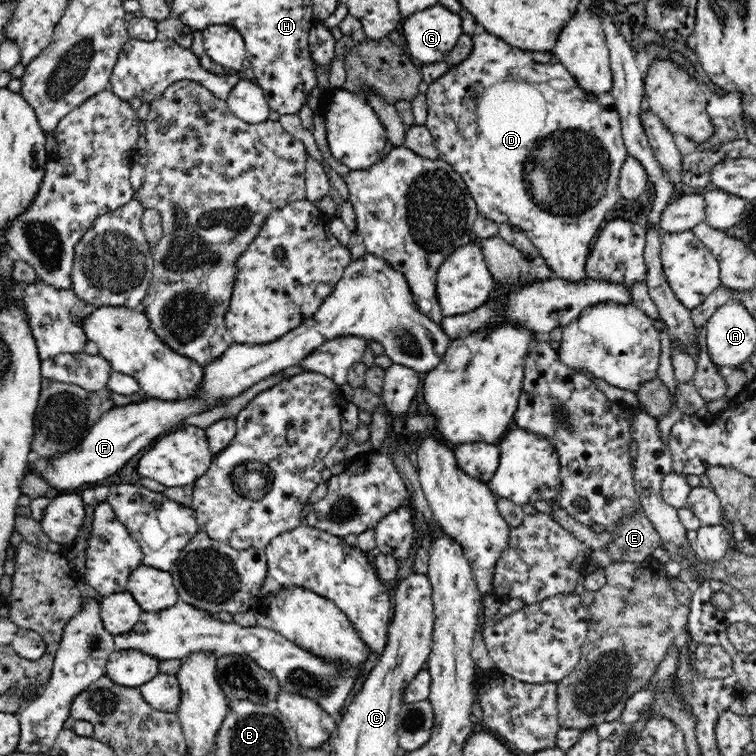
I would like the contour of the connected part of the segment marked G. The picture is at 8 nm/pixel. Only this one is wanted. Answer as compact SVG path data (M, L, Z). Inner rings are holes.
M441 4L419 10L417 13L411 14L407 19L403 19L400 24L400 31L404 35L409 55L419 65L444 61L444 57L454 48L460 35L464 34L460 15Z

